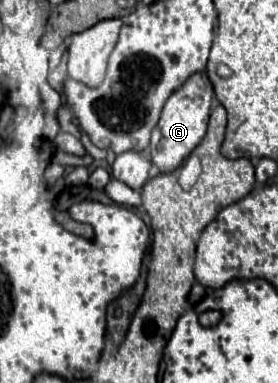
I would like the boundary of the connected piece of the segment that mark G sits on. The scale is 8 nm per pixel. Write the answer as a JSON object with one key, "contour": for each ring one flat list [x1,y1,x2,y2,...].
{"contour":[[197,72,189,76,189,80,185,80,185,84,169,96,157,126,149,134,149,148,146,152,153,160,152,177,160,172,173,172,175,168,179,168,183,160,193,152,193,148,203,140,207,132,207,120,209,120,213,96,215,96,215,90,205,72]]}

